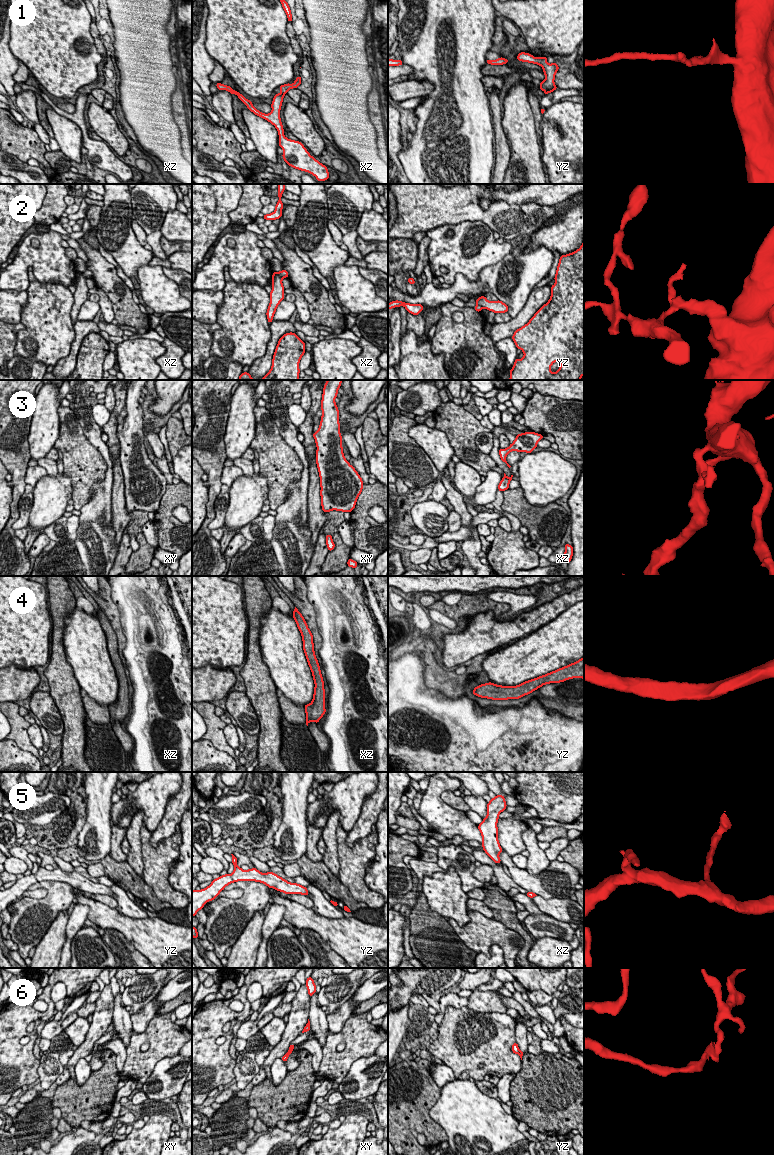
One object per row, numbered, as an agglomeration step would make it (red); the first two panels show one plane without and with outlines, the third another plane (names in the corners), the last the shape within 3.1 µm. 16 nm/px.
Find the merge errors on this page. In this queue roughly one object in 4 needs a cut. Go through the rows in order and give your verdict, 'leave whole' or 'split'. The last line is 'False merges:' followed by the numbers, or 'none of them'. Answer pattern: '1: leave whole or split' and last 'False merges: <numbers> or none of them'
1: leave whole
2: split
3: leave whole
4: leave whole
5: leave whole
6: split
False merges: 2, 6

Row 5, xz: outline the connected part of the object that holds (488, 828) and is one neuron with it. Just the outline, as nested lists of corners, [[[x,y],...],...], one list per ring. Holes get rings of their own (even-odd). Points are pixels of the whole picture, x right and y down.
[[[496,795],[487,804],[487,816],[478,825],[482,835],[482,847],[486,854],[497,864],[501,863],[499,854],[503,851],[498,841],[497,822],[499,814],[505,811],[507,805],[503,795]]]

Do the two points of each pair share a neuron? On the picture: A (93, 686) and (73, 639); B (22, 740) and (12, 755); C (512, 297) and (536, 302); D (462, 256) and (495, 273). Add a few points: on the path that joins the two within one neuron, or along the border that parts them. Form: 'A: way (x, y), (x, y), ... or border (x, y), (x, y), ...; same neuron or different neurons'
A: way (93, 674), (91, 662), (85, 651); same neuron
B: border (10, 739), (20, 748), (29, 751), (37, 758); different neurons
C: border (532, 289), (527, 302), (512, 319); different neurons
D: border (505, 255), (485, 266), (476, 281), (462, 273); different neurons

